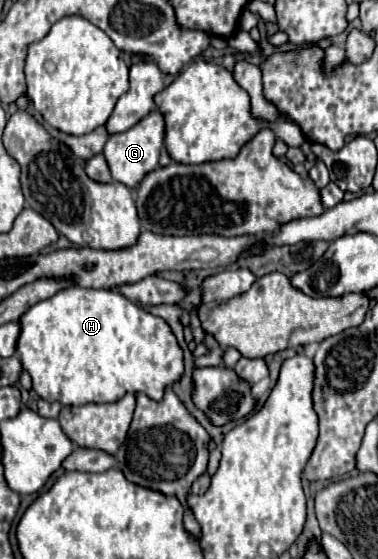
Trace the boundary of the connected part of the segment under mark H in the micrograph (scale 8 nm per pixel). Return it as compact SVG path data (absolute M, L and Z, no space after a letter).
M74 285L58 291L52 299L30 307L20 317L20 323L22 331L18 339L18 355L22 367L32 377L32 389L46 401L60 399L62 405L116 403L126 393L144 393L154 401L162 401L164 391L178 385L184 377L184 353L170 325L162 317L156 317L124 299L118 291L84 289Z

